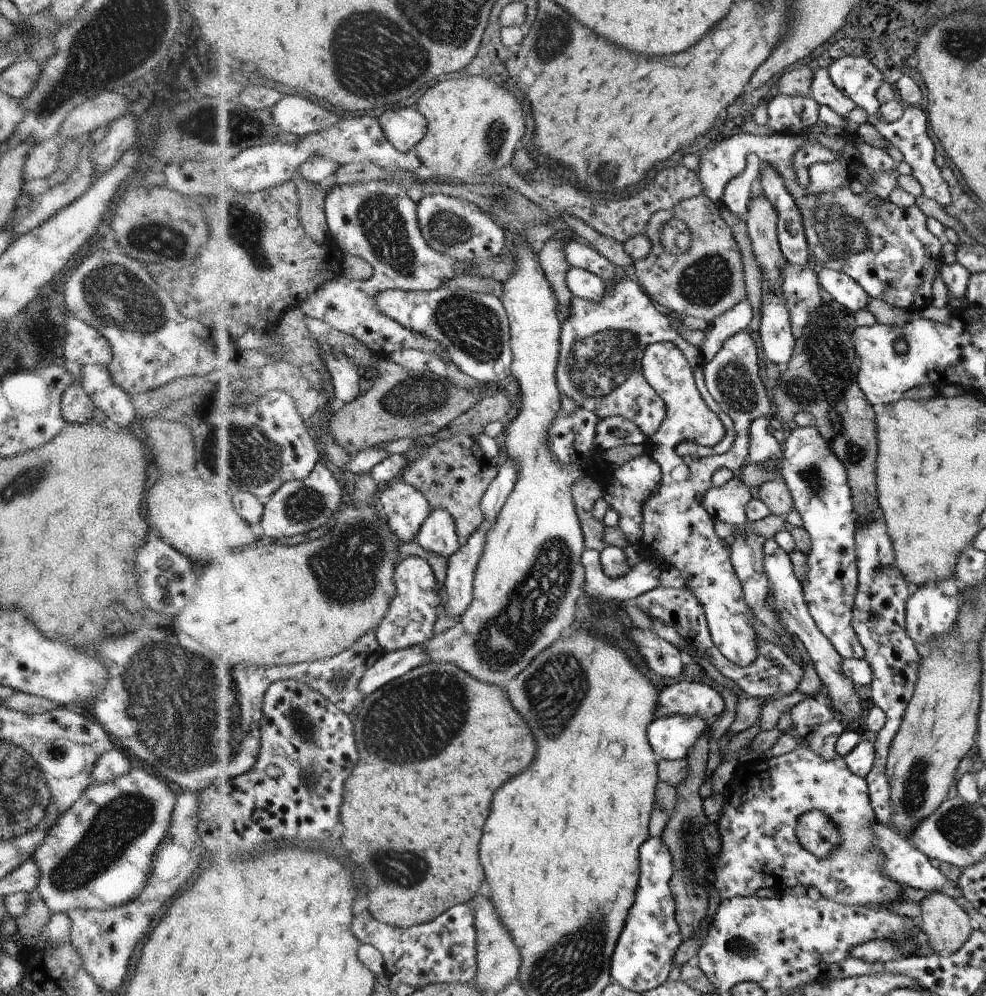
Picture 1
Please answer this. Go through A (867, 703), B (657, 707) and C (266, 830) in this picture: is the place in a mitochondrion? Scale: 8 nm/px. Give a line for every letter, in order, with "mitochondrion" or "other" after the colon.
A: other
B: other
C: other

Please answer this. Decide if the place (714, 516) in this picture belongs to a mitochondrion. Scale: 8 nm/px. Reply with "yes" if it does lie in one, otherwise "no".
no

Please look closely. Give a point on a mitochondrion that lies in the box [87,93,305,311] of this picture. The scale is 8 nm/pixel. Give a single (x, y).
(240, 129)

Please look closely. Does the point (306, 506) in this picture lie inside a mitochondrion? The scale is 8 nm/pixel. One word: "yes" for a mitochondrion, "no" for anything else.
yes

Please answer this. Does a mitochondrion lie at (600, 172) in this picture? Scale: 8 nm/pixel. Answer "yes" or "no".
no

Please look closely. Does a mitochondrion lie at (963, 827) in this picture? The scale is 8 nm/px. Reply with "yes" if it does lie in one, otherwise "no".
yes

